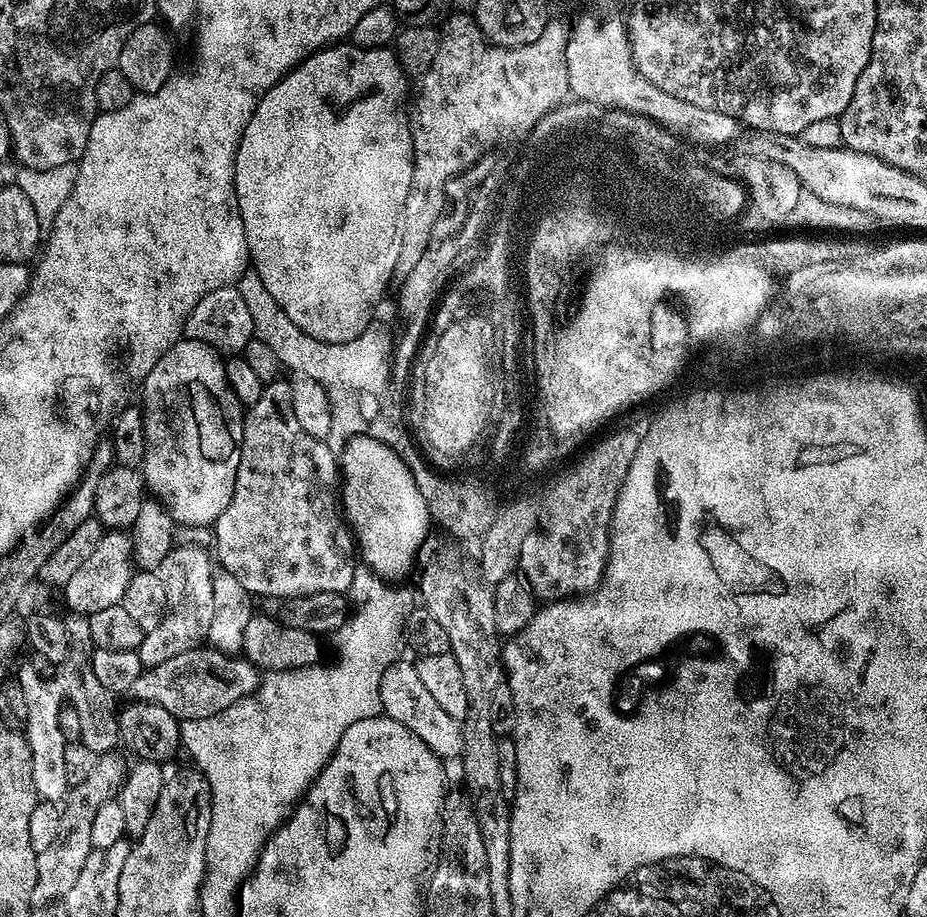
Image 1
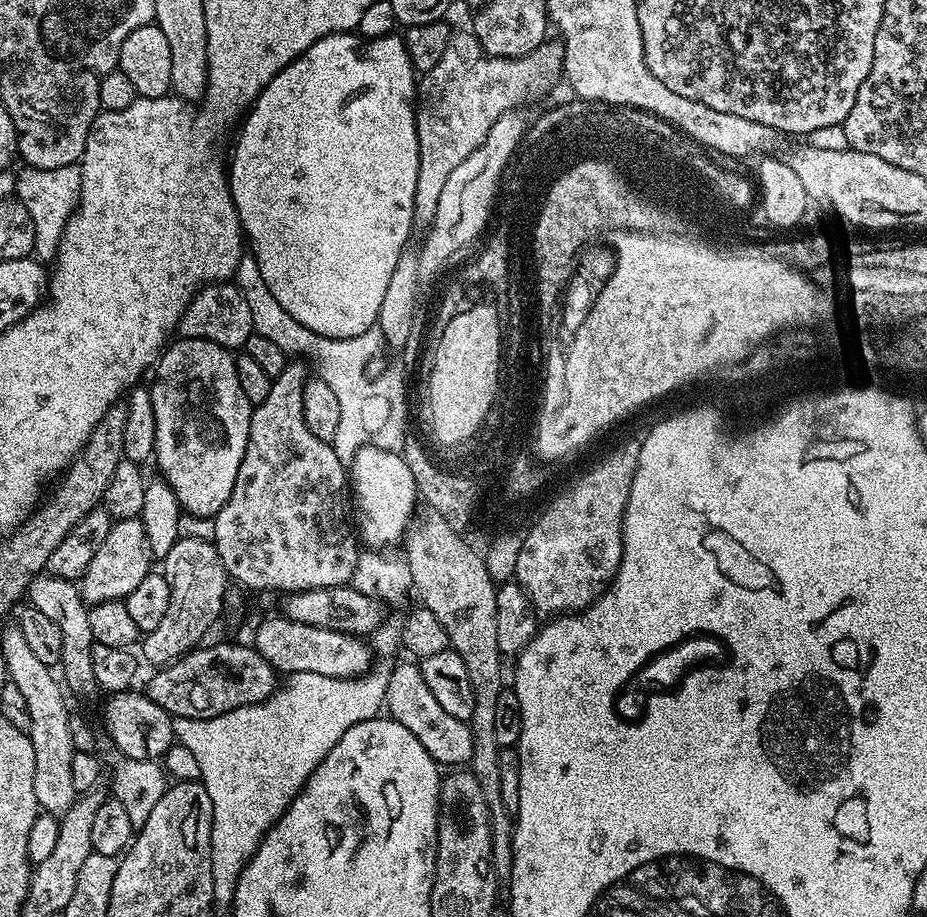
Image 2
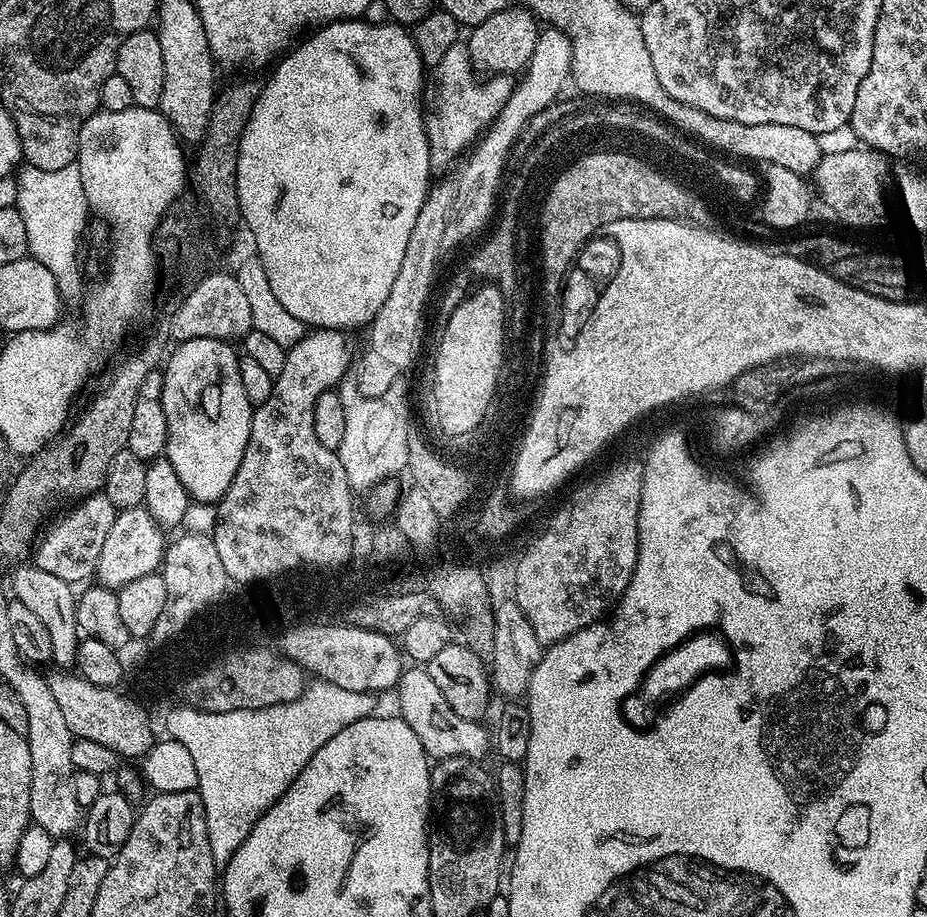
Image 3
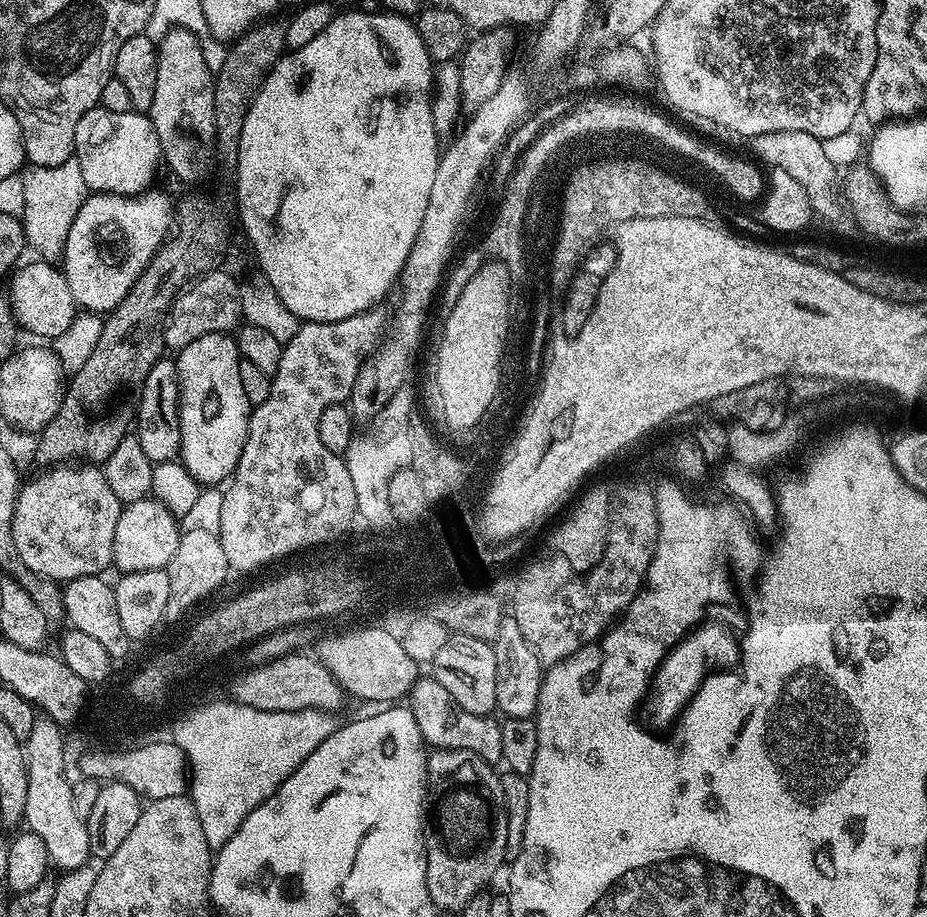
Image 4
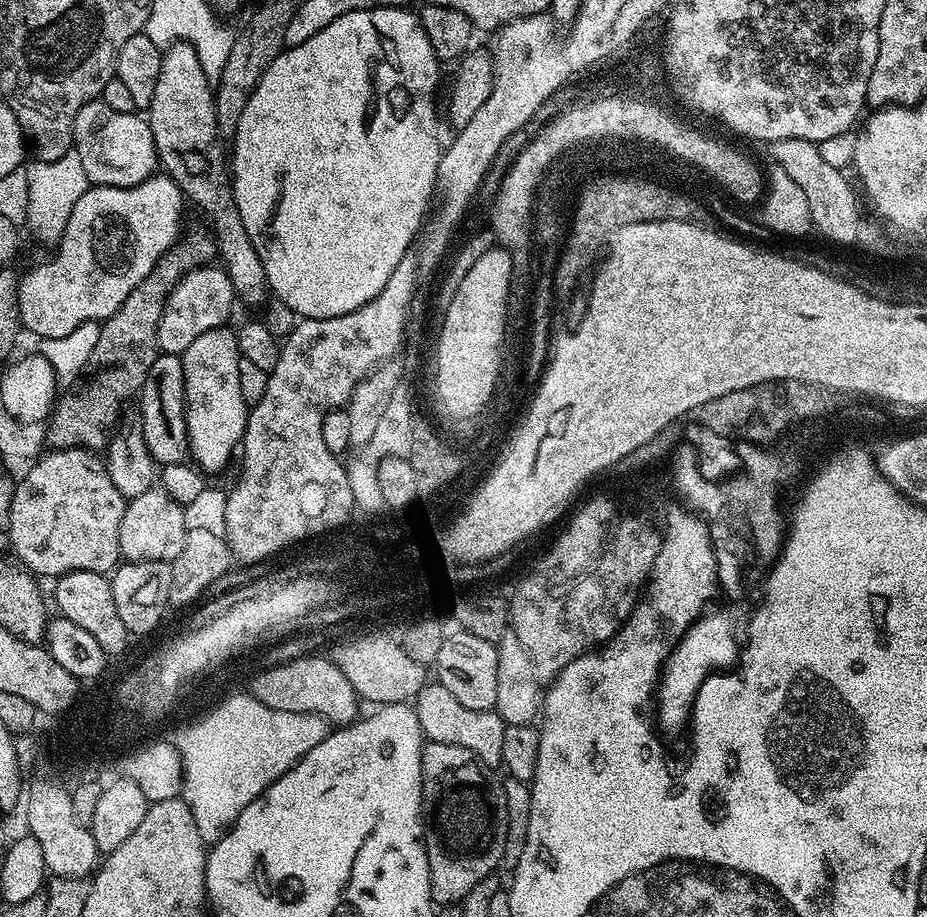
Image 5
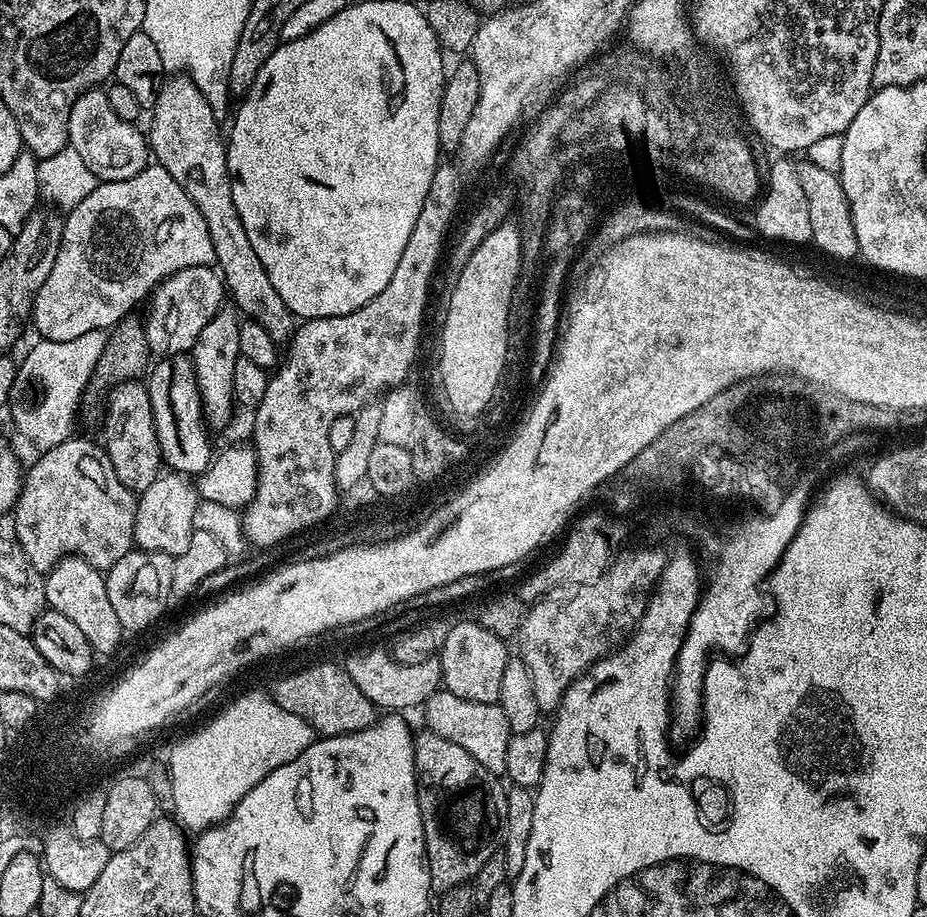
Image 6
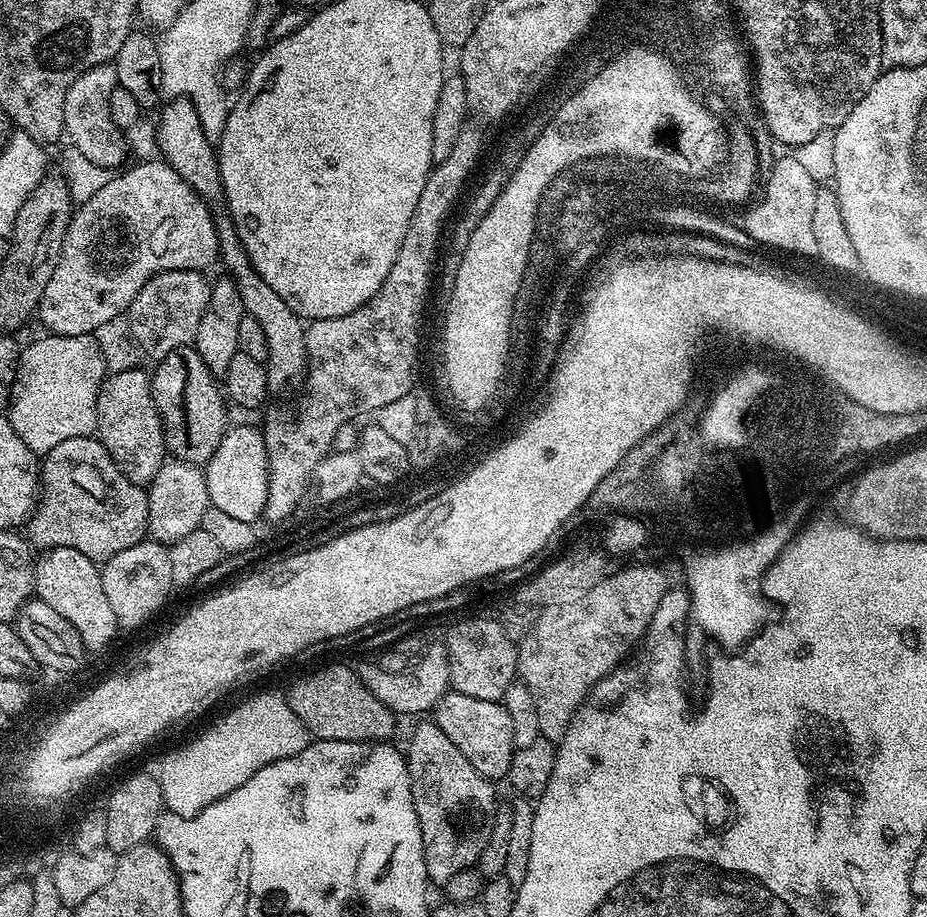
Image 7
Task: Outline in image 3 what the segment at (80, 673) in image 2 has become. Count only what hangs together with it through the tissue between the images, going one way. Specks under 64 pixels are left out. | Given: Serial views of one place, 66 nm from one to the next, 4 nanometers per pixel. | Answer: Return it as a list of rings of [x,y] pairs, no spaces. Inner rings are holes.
[[[16,566],[12,572],[11,595],[22,606],[26,606],[35,616],[42,618],[42,626],[50,633],[51,663],[60,670],[72,670],[76,666],[78,646],[82,633],[76,617],[76,597],[73,585],[62,582],[54,574],[46,574],[46,570],[35,566]]]

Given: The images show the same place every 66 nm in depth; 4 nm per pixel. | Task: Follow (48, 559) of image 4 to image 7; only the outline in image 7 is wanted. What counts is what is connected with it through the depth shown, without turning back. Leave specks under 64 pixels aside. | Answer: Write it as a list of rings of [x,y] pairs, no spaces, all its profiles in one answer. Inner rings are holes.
[[[91,435],[69,438],[43,457],[40,491],[27,528],[33,549],[69,548],[103,562],[130,550],[149,535],[148,494],[118,470],[99,439]]]

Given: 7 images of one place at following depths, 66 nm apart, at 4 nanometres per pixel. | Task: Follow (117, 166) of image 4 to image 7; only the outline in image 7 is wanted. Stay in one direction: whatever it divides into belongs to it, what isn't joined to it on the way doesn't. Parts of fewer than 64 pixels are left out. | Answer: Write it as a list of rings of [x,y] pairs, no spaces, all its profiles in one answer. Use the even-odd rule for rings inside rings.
[[[115,63],[99,64],[83,72],[74,86],[66,90],[64,107],[64,136],[72,139],[69,140],[71,147],[82,150],[90,162],[109,170],[119,169],[130,153],[125,133],[114,126],[114,120],[110,118],[110,90],[117,86]]]

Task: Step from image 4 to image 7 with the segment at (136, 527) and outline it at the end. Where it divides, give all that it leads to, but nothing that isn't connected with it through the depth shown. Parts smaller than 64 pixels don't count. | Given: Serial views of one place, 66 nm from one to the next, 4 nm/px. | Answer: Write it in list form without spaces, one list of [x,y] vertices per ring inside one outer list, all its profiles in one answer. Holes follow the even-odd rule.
[[[169,459],[154,474],[152,483],[147,485],[148,531],[151,539],[171,546],[176,540],[186,538],[200,527],[202,516],[210,506],[207,492],[207,478],[203,467],[187,464],[181,460]]]

